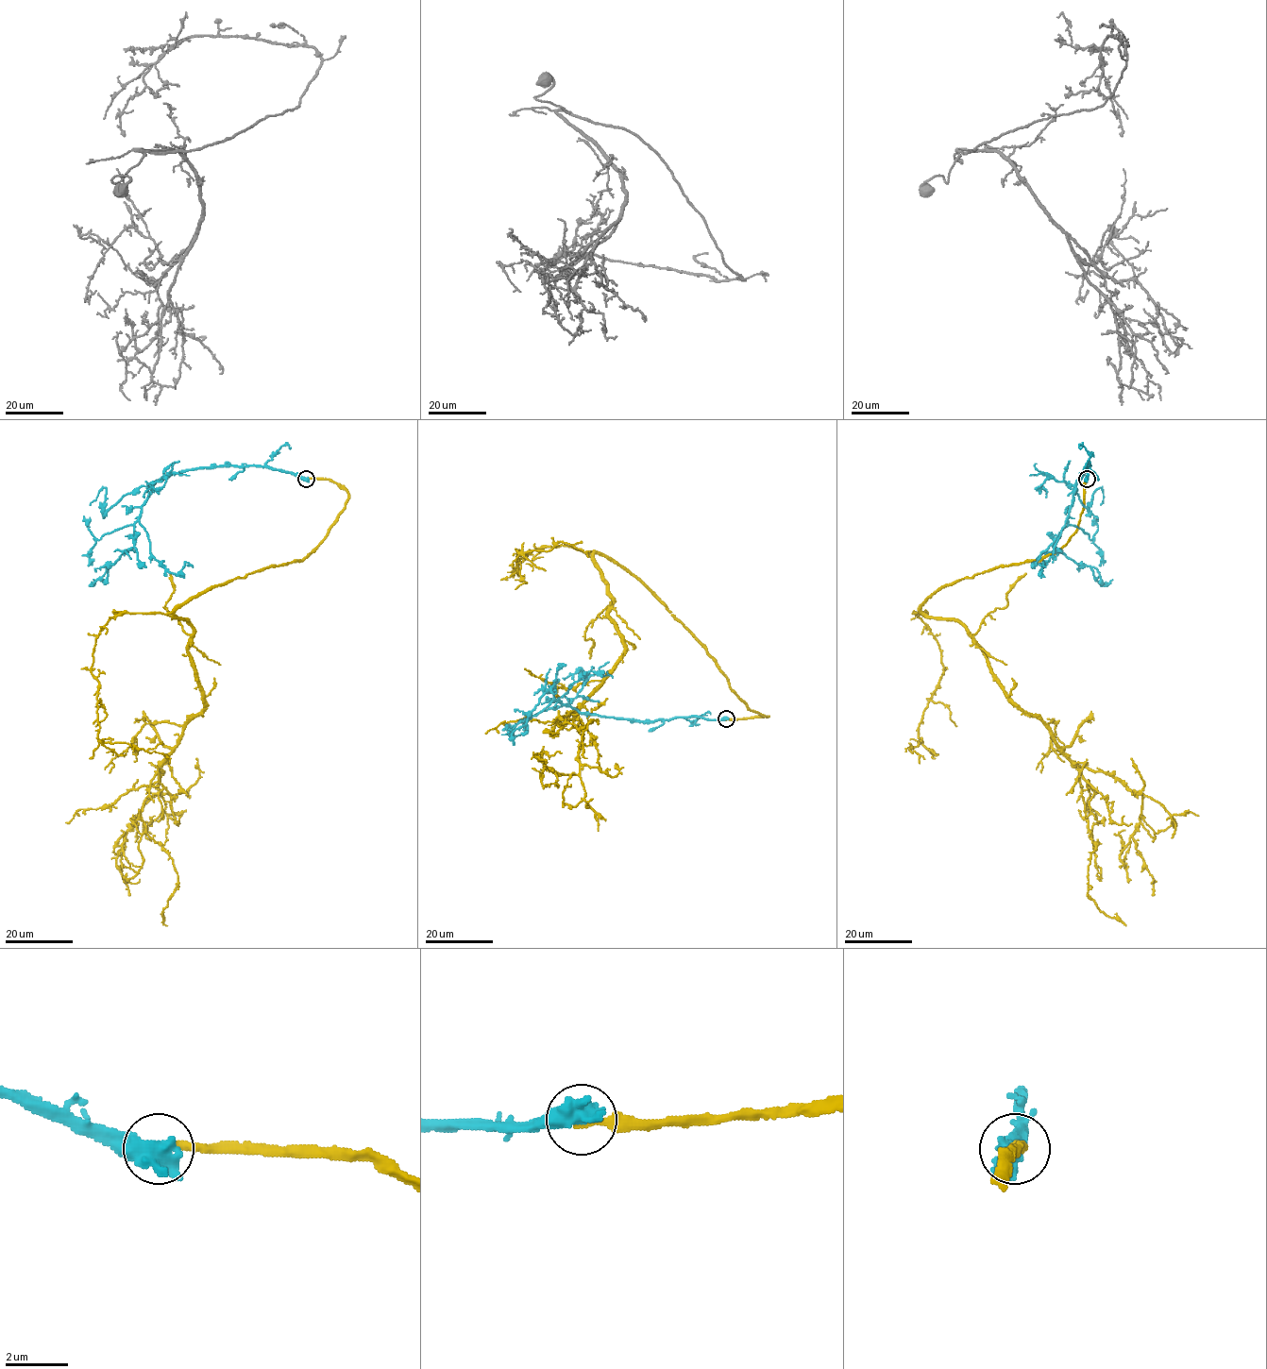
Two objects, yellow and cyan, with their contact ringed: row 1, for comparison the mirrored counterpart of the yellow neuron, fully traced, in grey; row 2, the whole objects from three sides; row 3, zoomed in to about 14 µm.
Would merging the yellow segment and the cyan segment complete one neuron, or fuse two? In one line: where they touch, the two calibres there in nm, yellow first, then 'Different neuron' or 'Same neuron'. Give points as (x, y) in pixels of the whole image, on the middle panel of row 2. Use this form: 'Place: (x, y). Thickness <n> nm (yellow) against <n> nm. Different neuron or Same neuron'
Place: (726, 718). Thickness 240 nm (yellow) against 800 nm. Same neuron

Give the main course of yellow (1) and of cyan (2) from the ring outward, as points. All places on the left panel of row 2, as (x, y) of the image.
1: (307, 479), (348, 494), (316, 546), (174, 614), (193, 627), (205, 706), (140, 818), (178, 879), (167, 925)
2: (306, 479), (265, 466), (216, 465), (167, 474), (142, 506), (133, 546), (108, 565), (92, 585), (92, 579)

